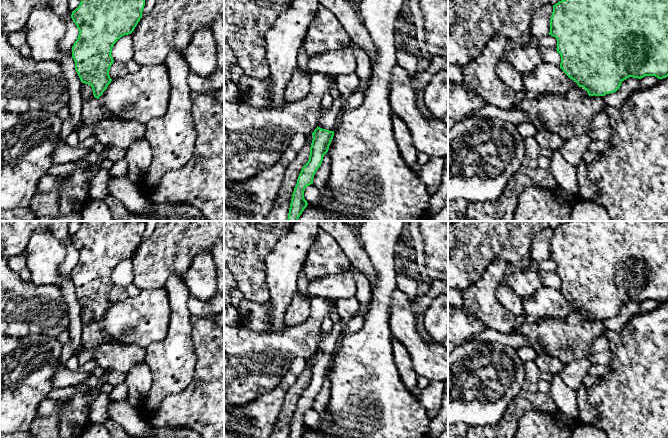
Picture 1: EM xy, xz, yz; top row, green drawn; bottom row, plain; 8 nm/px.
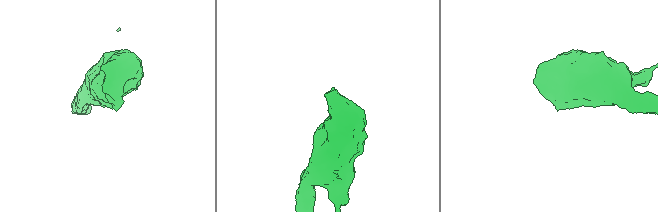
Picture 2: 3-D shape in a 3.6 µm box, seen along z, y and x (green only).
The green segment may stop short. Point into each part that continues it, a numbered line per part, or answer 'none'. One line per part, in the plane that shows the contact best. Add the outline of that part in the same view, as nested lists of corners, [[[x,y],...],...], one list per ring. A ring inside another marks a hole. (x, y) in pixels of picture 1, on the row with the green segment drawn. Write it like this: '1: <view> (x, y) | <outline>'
1: xz (329, 118) | [[[345,97],[334,99],[332,106],[327,110],[322,110],[318,121],[318,127],[329,131],[334,131],[339,122],[339,117],[343,112],[345,106]]]

